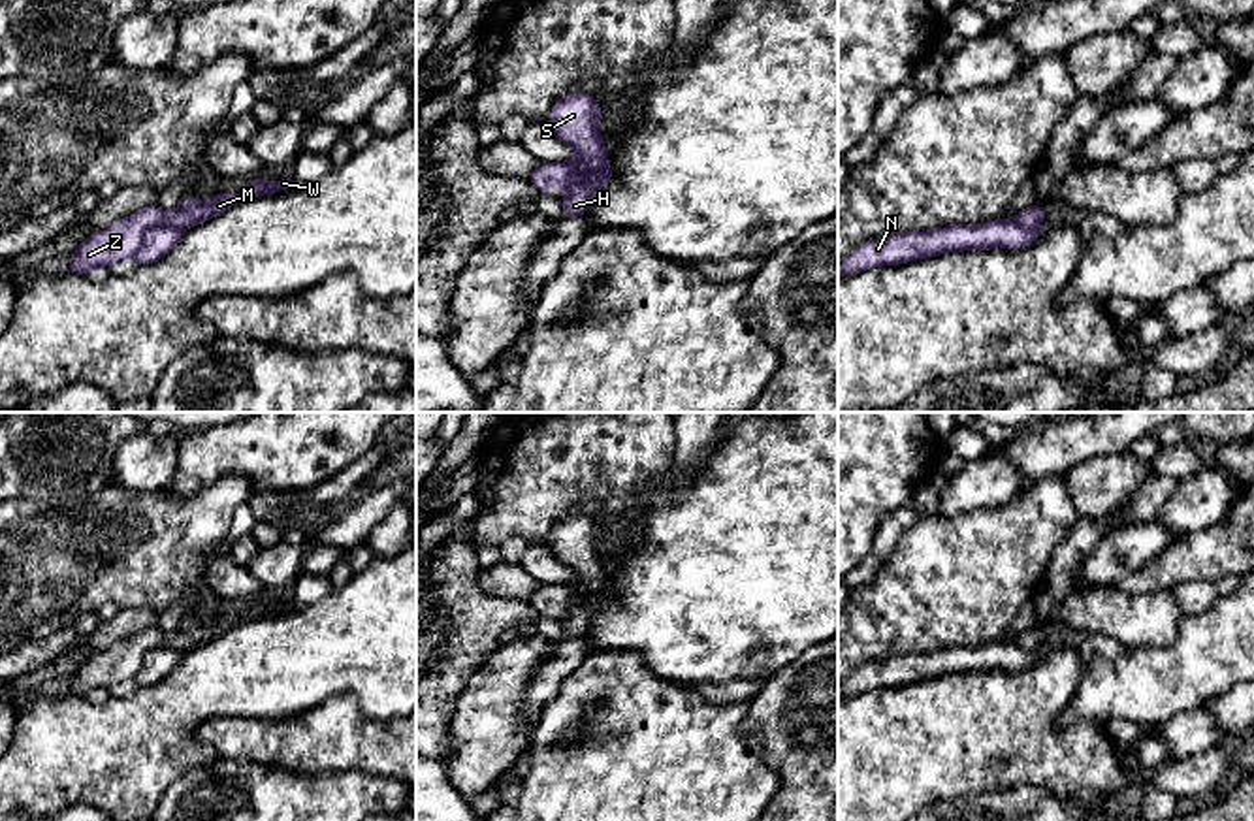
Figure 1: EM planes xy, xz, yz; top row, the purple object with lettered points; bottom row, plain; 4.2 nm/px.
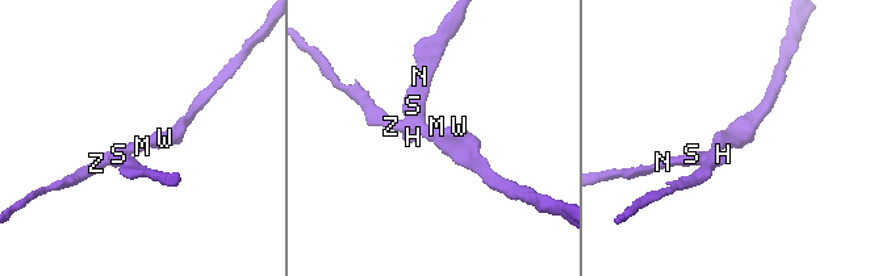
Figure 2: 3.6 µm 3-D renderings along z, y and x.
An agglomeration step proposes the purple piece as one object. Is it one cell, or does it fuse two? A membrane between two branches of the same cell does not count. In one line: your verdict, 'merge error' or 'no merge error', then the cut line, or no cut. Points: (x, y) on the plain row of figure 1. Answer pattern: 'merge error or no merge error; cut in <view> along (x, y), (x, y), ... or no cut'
merge error; cut in xy along (181, 650), (162, 644), (151, 648), (132, 676)

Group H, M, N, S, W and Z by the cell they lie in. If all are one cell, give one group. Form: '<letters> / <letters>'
H N S / M W Z

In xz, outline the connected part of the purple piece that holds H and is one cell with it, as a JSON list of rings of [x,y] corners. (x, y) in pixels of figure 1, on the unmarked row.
[[[572,512],[555,523],[546,544],[550,554],[576,574],[569,584],[576,601],[563,621],[565,640],[582,640],[589,633],[595,614],[591,603],[608,591],[608,569],[599,555],[599,537],[601,527],[591,516]]]

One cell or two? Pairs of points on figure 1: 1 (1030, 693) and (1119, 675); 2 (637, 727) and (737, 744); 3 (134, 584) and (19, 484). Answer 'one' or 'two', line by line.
1: two
2: one
3: two

